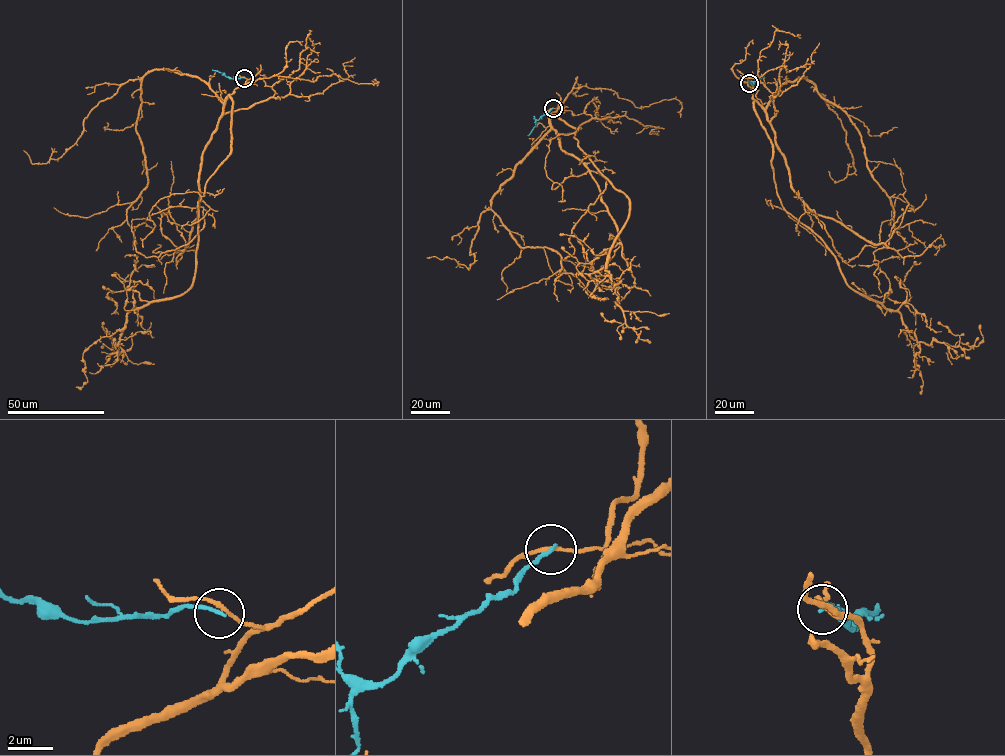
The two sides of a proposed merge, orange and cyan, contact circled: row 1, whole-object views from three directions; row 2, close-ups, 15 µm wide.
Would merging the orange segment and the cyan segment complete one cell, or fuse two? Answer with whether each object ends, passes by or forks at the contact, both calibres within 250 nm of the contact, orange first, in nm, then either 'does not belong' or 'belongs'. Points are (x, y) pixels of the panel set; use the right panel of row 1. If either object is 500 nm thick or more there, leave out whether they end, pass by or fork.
orange passes by; cyan ends; calibres 140 and 170 nm; does not belong

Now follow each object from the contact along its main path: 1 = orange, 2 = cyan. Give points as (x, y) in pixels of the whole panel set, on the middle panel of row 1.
1: (552, 108), (549, 119), (580, 128), (580, 150), (629, 201), (605, 270), (625, 323), (643, 340)
2: (553, 108), (535, 121), (536, 126), (527, 135)

